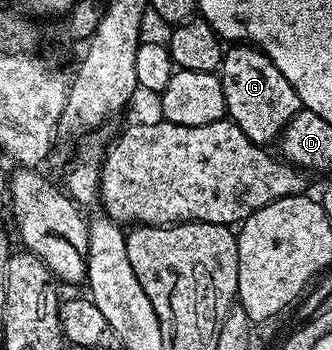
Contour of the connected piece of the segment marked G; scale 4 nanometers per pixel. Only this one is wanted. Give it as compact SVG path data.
M238 42L227 47L222 54L220 77L226 103L226 116L234 121L252 143L259 146L270 146L277 141L288 122L297 113L303 111L292 82L276 70L272 58L264 55L259 48L246 42Z

